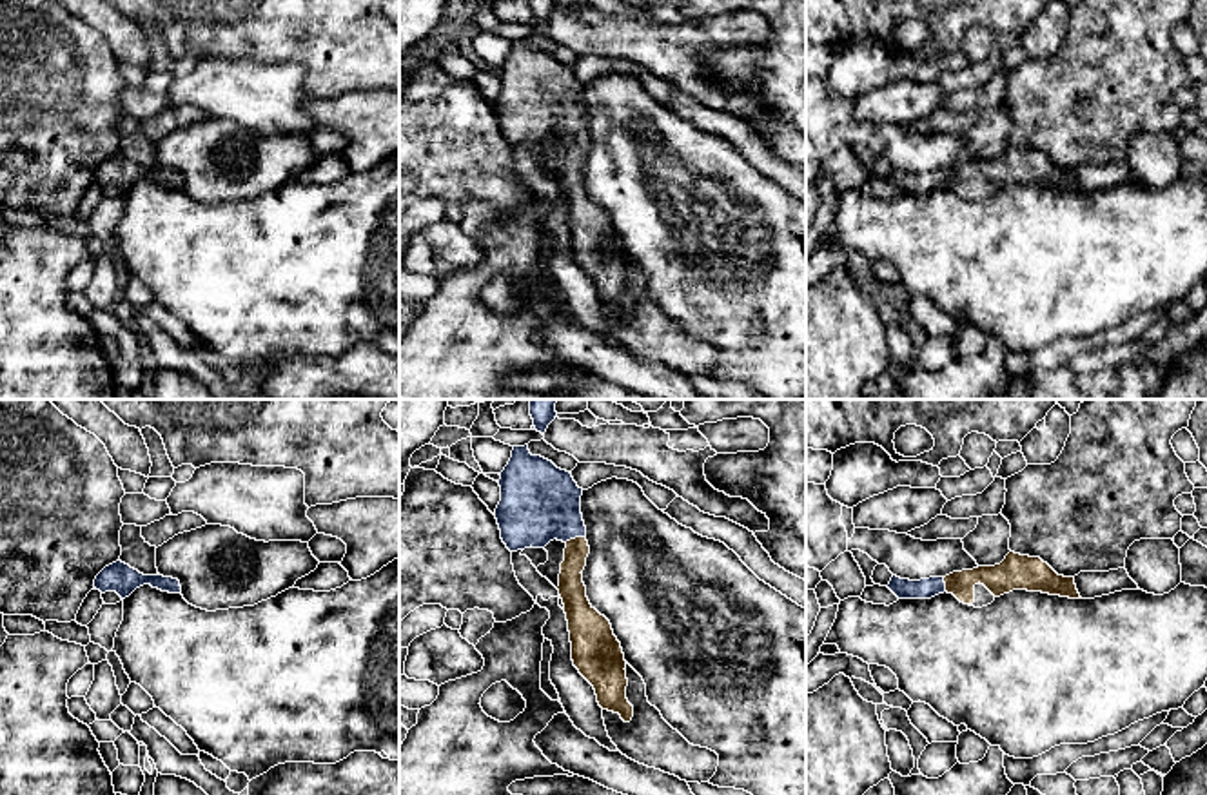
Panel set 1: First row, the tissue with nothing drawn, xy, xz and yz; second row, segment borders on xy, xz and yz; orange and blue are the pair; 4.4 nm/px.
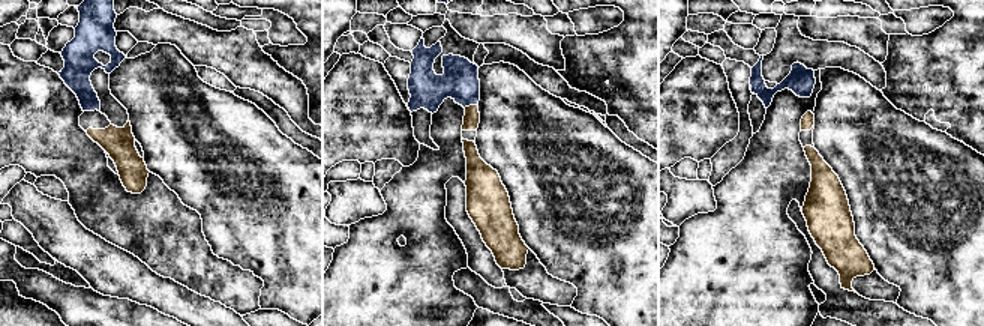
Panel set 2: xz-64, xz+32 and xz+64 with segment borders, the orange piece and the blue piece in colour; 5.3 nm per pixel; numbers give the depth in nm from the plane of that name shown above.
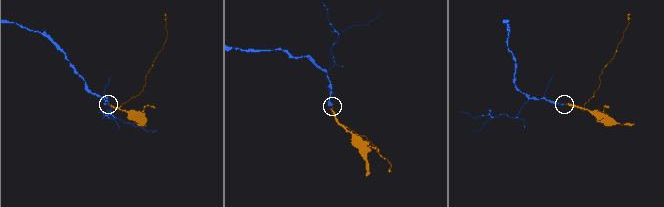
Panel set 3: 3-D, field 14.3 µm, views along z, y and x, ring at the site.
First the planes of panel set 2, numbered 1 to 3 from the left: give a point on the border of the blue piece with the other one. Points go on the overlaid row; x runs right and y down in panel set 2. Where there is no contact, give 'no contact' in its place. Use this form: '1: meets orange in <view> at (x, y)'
1: no contact
2: meets orange in xz+32 at (470, 105)
3: no contact

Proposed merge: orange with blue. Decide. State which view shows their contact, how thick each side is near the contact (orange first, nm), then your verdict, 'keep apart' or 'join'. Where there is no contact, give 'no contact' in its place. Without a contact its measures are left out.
xz | 120/340 nm | join

